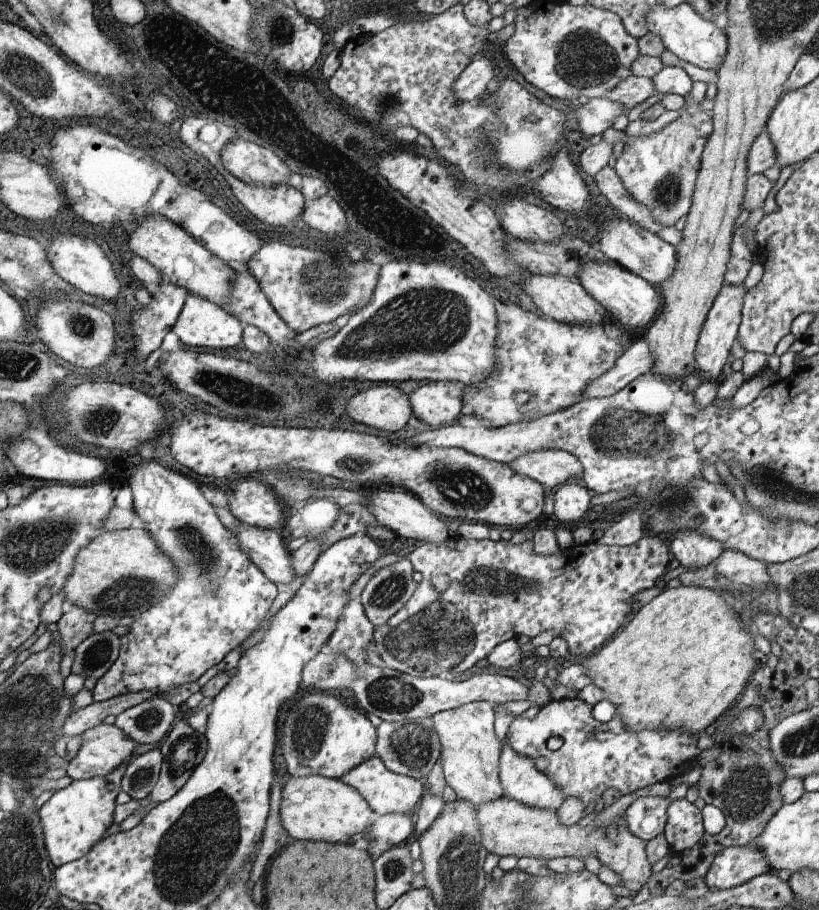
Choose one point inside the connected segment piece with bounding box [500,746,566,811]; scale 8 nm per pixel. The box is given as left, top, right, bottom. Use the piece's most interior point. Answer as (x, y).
(522, 782)

